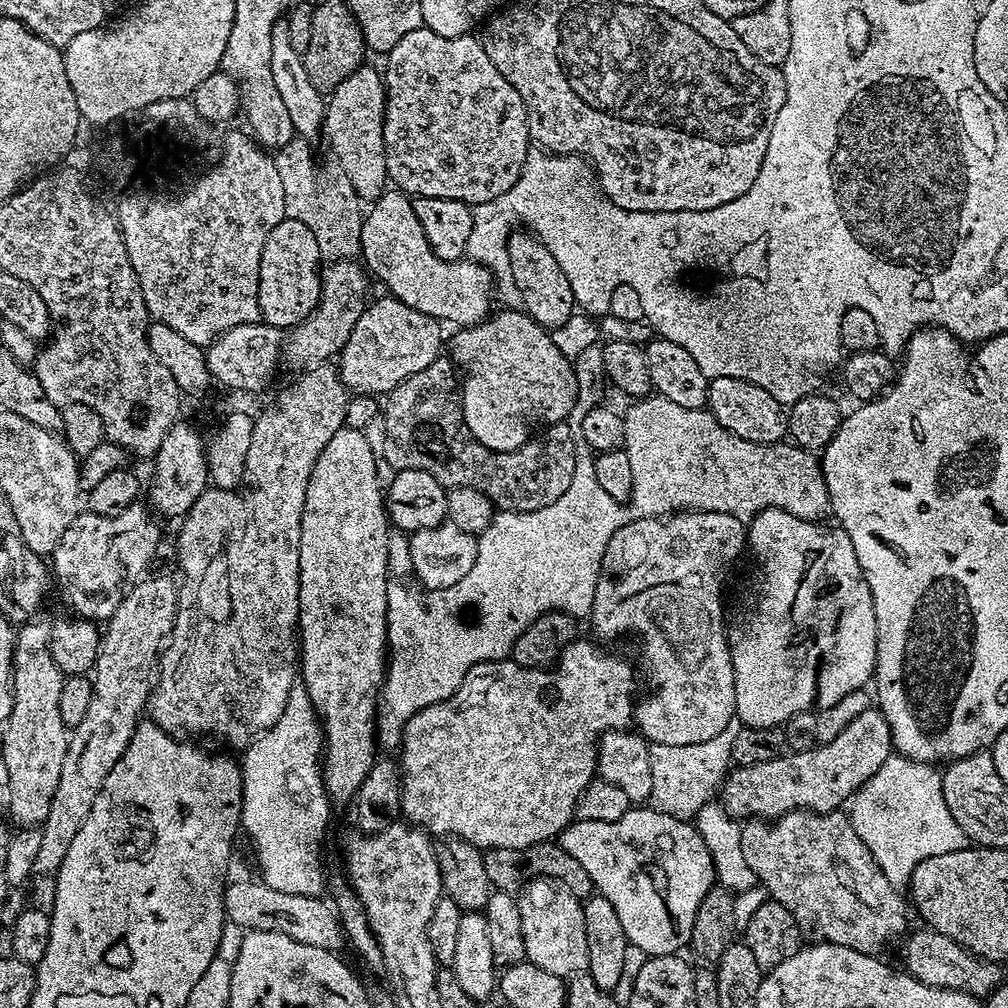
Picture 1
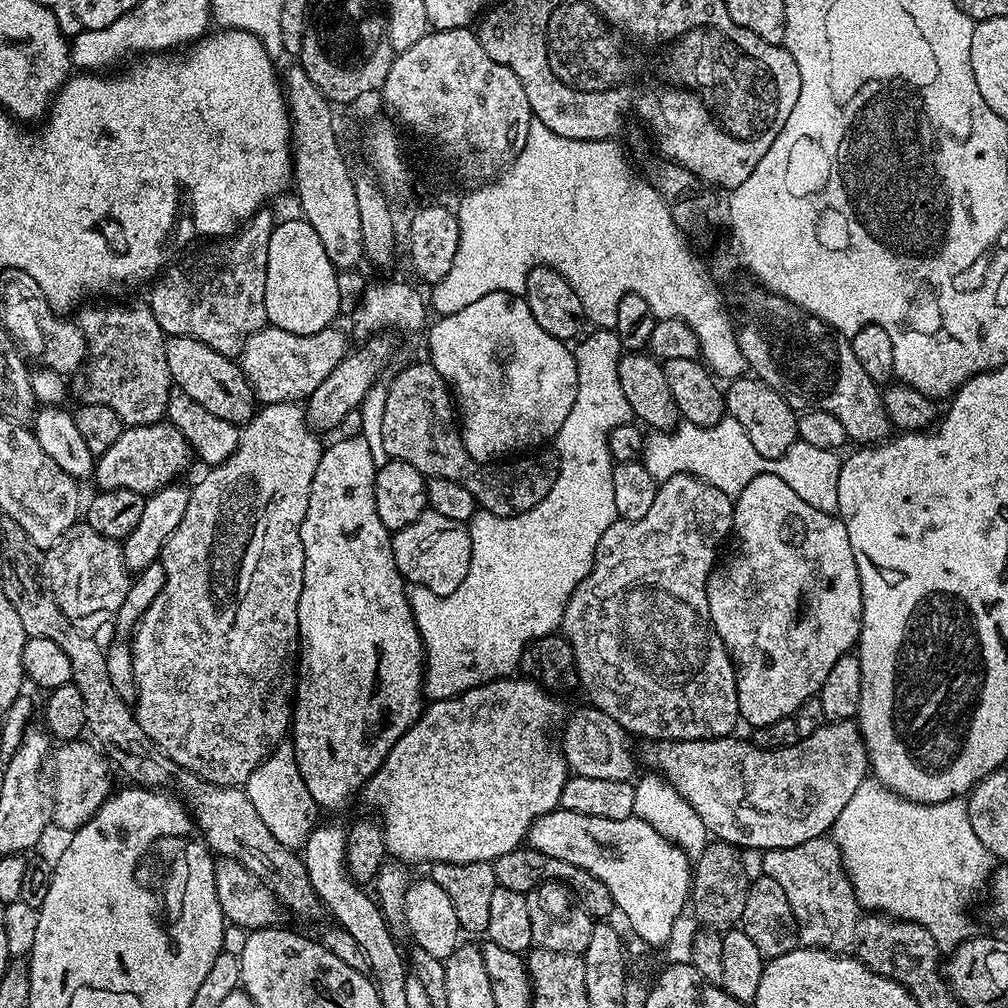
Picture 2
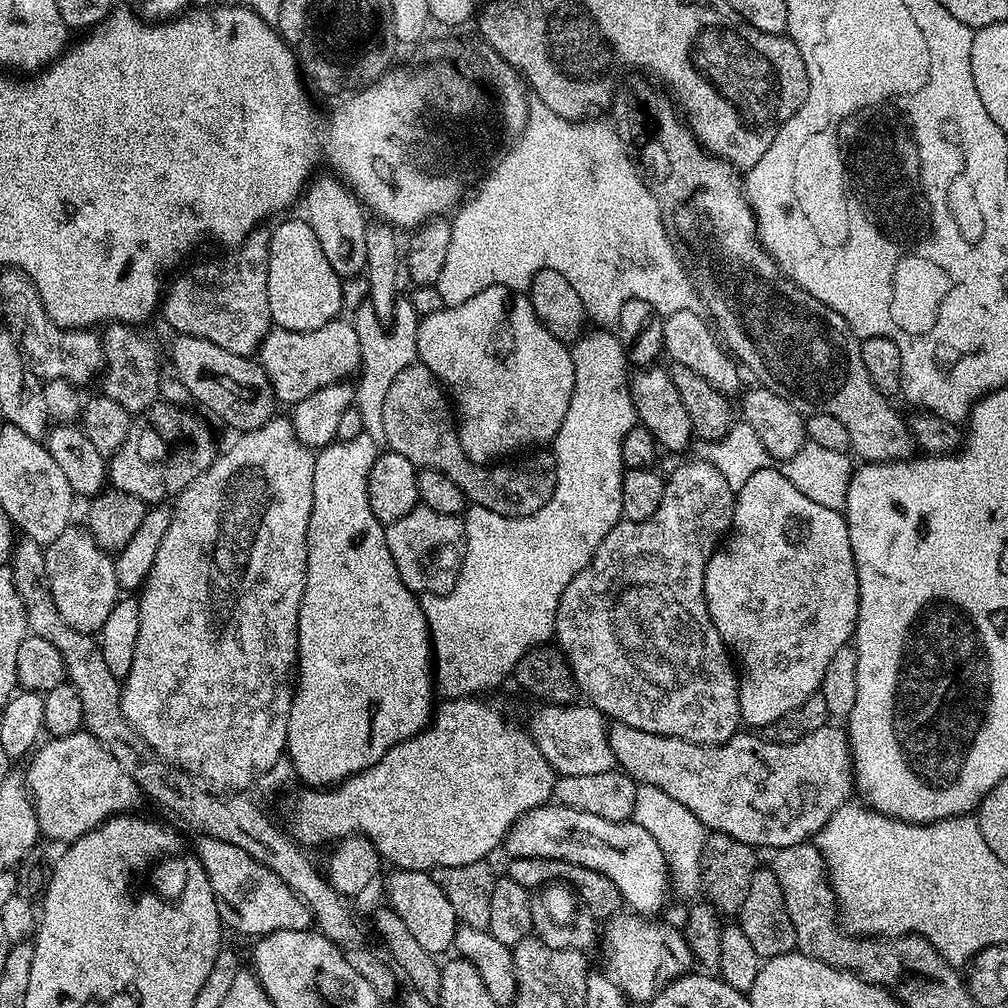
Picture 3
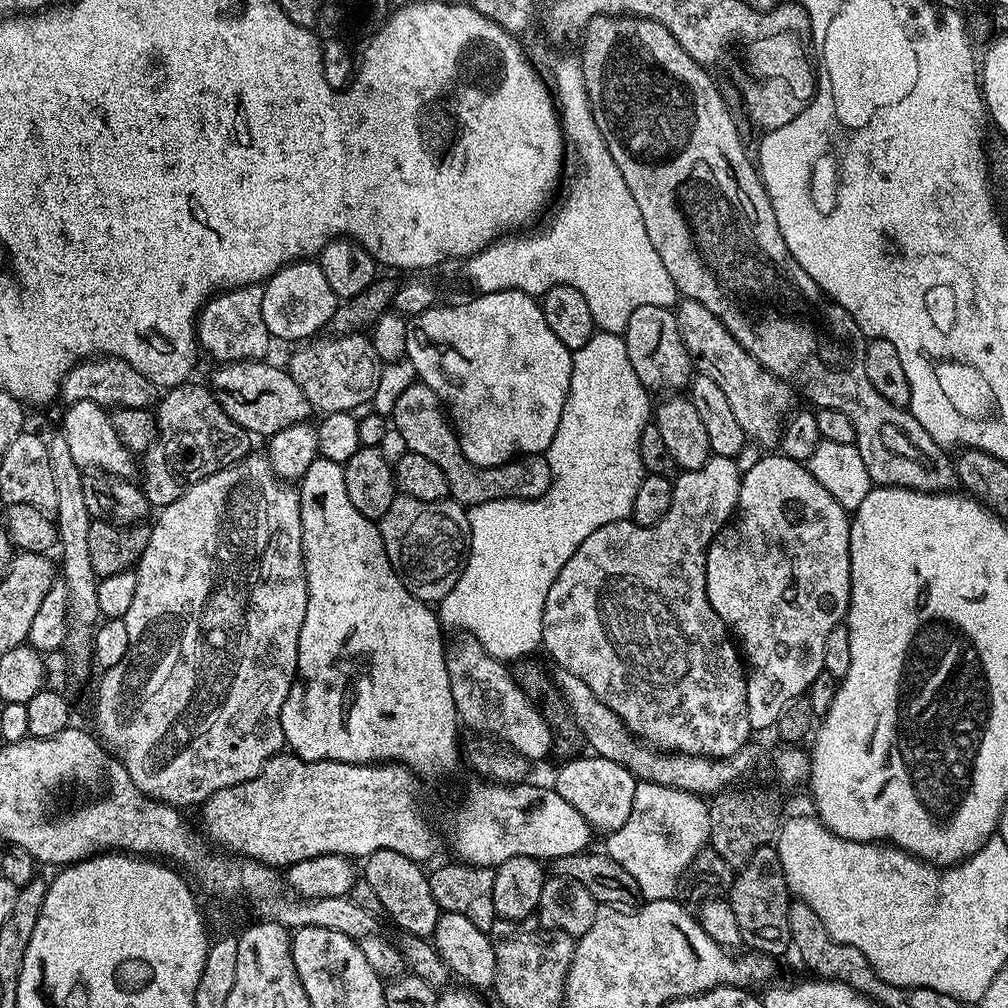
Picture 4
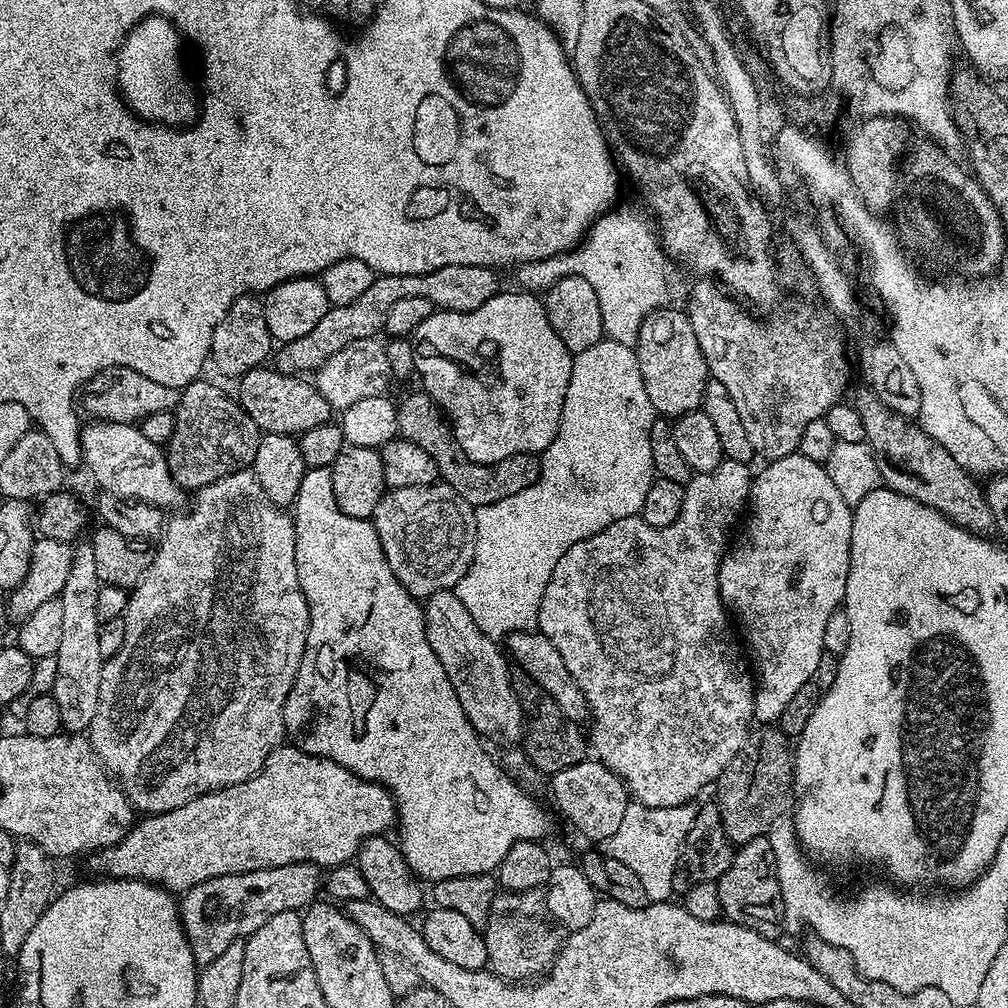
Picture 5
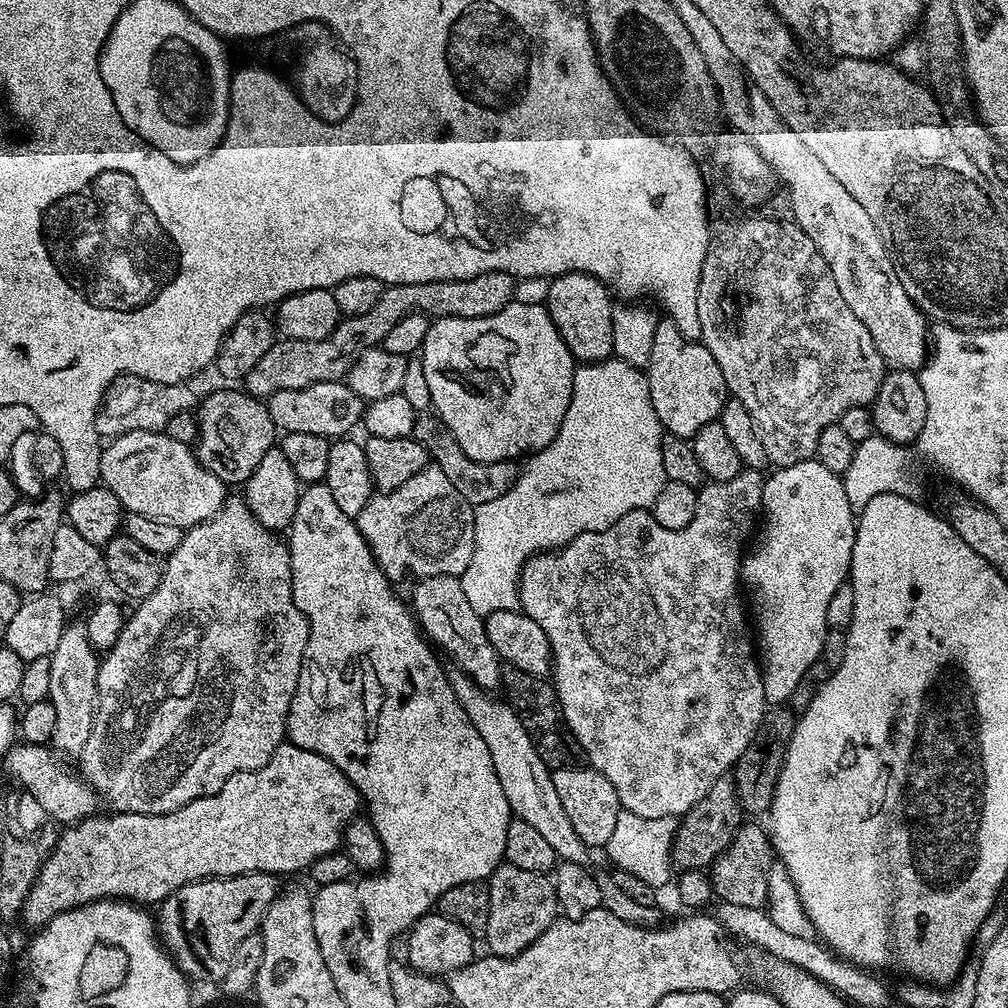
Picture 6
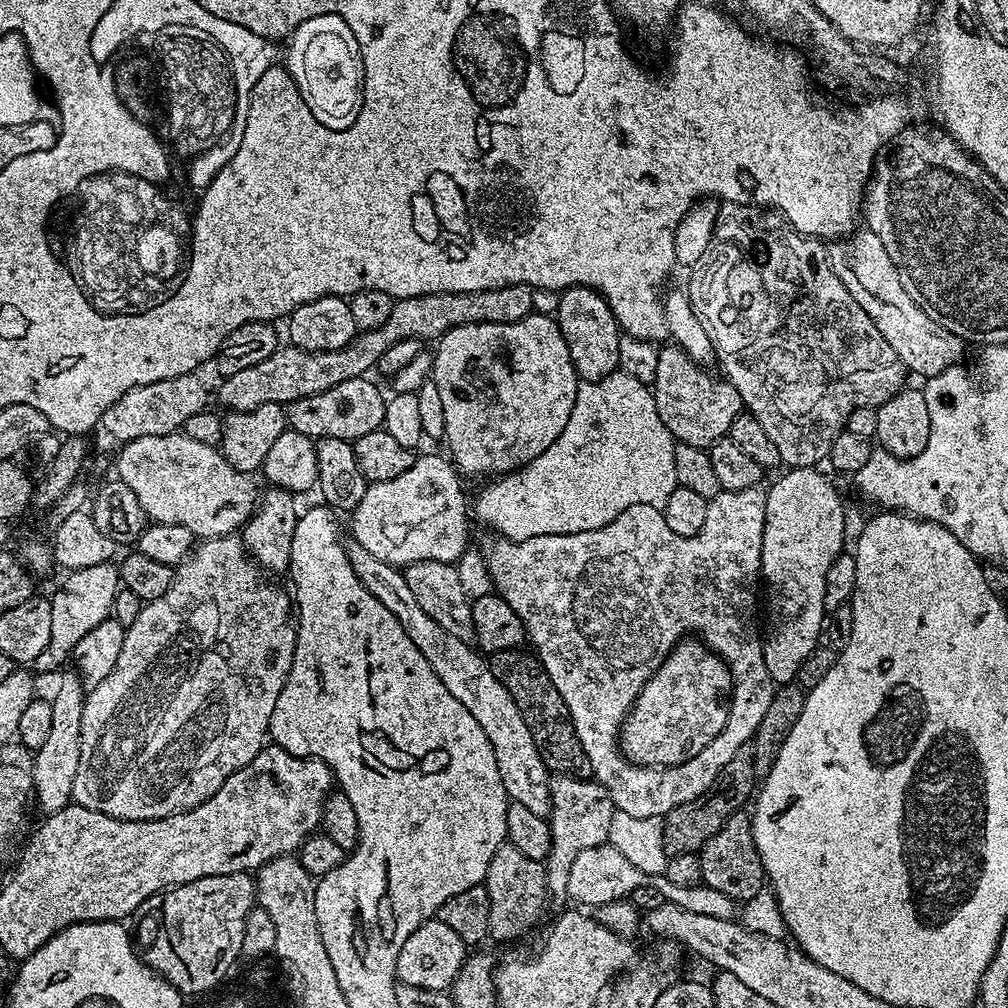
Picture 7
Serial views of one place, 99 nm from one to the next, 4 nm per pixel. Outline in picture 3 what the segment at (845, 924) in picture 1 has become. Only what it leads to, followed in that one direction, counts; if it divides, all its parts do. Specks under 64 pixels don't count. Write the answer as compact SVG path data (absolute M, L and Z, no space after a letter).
M813 843L795 844L789 848L779 849L770 861L772 873L778 878L778 886L782 886L782 894L786 902L786 914L790 914L790 922L796 935L795 951L803 956L814 958L831 968L850 969L861 963L861 951L857 947L857 939L847 936L840 939L832 932L828 921L828 895L824 885L820 884L817 872L819 849Z

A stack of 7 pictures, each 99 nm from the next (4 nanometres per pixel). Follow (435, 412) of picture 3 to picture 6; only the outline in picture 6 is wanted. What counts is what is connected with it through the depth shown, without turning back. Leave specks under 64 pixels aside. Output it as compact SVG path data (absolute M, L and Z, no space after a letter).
M435 414L417 415L411 437L425 448L429 461L435 468L442 470L446 478L450 478L454 490L458 490L458 494L462 494L462 498L466 498L466 502L470 505L475 506L482 502L491 502L493 498L502 498L502 494L506 494L506 490L510 490L510 486L514 486L516 479L520 477L522 468L515 460L474 462L474 458L470 458L466 450L458 446L458 438L450 434L446 422L442 422Z

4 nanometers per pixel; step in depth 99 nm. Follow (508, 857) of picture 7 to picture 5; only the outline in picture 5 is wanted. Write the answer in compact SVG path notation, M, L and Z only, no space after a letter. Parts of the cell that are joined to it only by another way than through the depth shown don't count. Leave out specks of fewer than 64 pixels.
M507 890L501 891L494 898L488 925L482 931L488 955L487 967L503 980L528 982L547 973L556 961L560 947L564 945L565 933L555 923L547 919L531 920L528 916L516 916L516 912L530 911L535 906L536 900L538 904L536 892L519 893Z

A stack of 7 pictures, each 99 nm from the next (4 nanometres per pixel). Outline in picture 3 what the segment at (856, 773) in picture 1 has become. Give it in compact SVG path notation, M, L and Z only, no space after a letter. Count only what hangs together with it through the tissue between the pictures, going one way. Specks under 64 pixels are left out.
M616 722L608 729L608 742L619 771L626 773L637 785L658 786L658 790L670 794L674 802L682 802L686 810L700 819L705 829L724 832L738 842L760 850L779 850L805 843L849 797L844 785L846 736L843 731L835 732L834 728L819 728L793 744L775 744L760 734L737 734L726 744L695 744Z

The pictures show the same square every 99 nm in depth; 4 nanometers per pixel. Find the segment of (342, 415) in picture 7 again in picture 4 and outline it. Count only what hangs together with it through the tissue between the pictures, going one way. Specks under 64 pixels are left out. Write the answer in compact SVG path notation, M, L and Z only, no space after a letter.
M233 360L231 362L221 363L220 368L216 368L212 372L212 382L210 388L215 395L215 400L226 415L230 417L245 431L253 437L264 436L270 438L274 434L278 434L278 430L286 430L286 426L297 424L305 419L304 416L310 412L308 399L302 394L300 387L296 385L293 378L283 368L275 368L274 365L268 364L264 360Z

